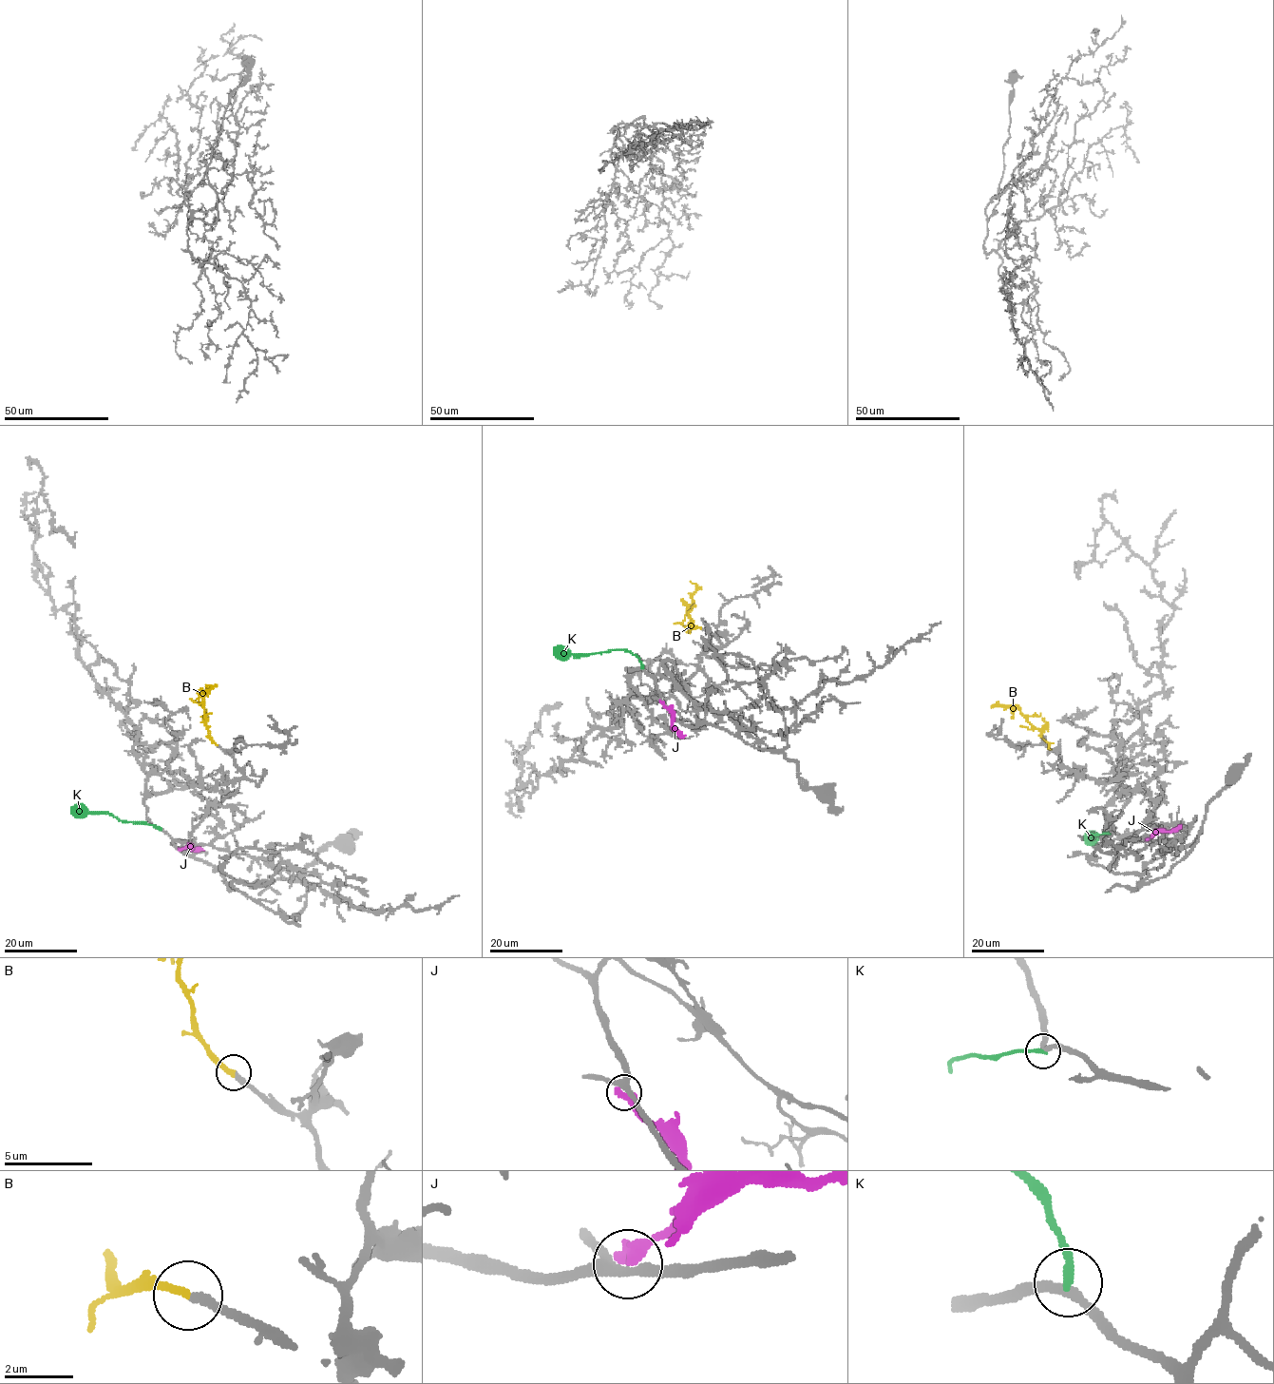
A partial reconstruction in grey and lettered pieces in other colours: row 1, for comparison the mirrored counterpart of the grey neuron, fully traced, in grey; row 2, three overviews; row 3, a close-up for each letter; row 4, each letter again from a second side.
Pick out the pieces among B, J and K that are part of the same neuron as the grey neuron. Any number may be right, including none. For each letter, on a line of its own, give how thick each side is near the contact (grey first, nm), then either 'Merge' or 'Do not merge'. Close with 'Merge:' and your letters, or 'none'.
B: Thickness 280 nm (grey) against 280 nm. Merge
J: Thickness 280 nm (grey) against 480 nm. Do not merge
K: Thickness 240 nm (grey) against 220 nm. Do not merge
Merge: B

